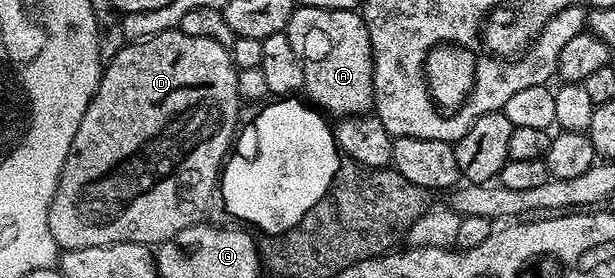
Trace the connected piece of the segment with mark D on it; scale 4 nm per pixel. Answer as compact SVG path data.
M170 29L145 38L142 41L131 41L114 59L105 63L102 78L98 81L96 92L88 104L88 112L84 112L84 120L80 120L80 128L76 128L76 136L72 140L70 155L66 158L64 168L60 172L60 180L56 184L54 199L48 212L48 232L52 232L52 240L56 240L59 251L76 248L96 248L112 244L140 244L157 247L169 242L184 228L201 223L200 211L206 205L206 198L214 181L214 172L218 167L218 159L226 149L230 137L230 127L237 124L240 117L240 99L238 97L238 67L230 59L227 47L216 40L204 36L188 36L180 29Z

